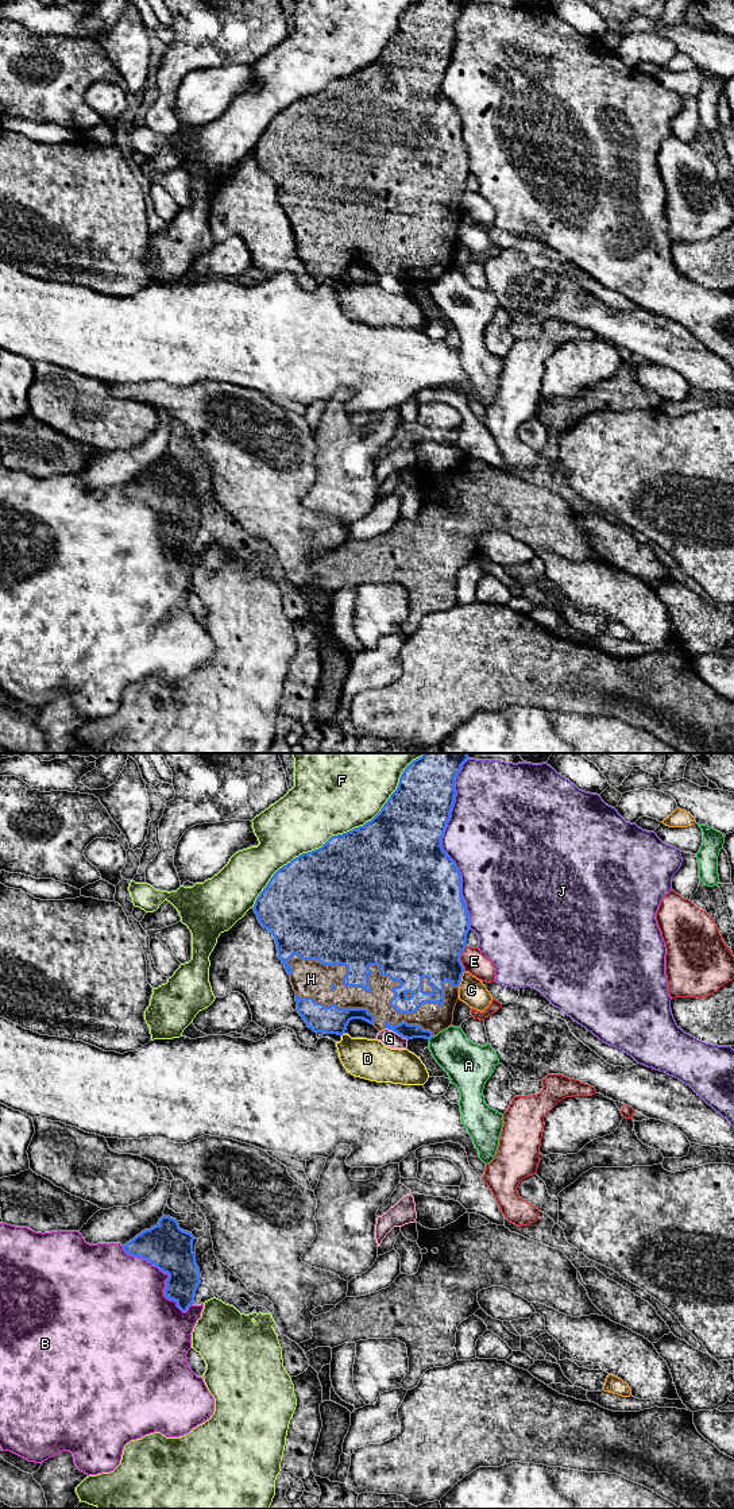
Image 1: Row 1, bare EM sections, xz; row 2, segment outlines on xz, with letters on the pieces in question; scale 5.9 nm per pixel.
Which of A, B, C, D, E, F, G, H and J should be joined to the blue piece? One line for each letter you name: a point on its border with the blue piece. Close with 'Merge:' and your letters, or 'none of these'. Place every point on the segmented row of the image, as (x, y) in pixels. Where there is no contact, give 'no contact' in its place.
H: xz (379, 968)
Merge: H

